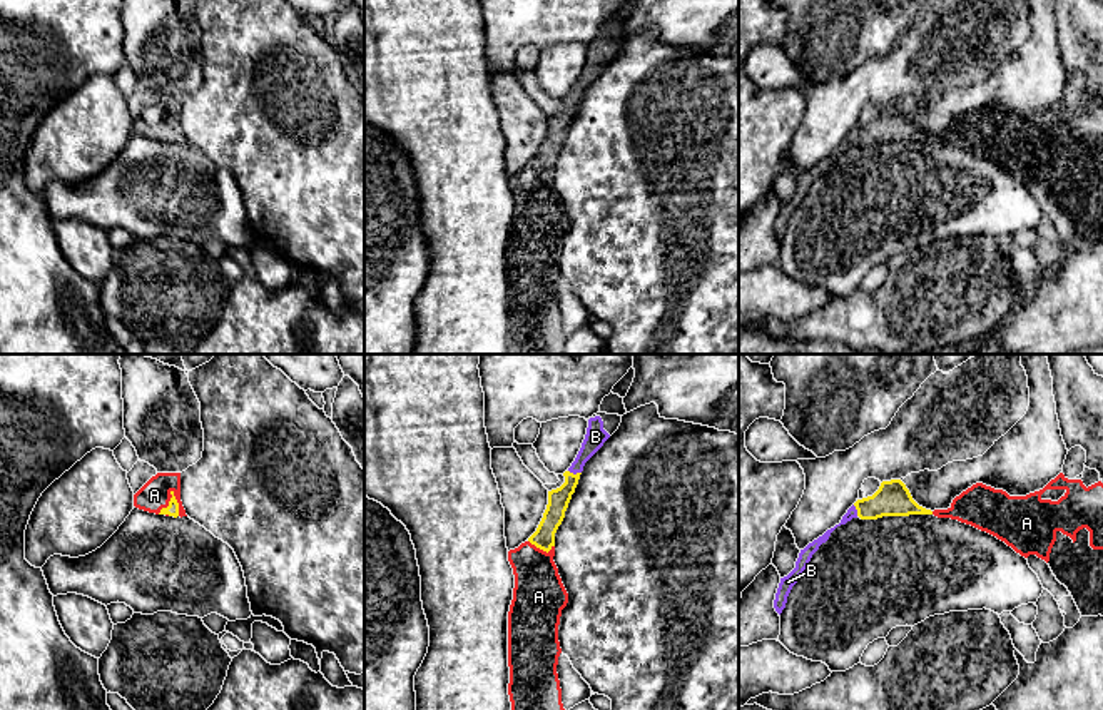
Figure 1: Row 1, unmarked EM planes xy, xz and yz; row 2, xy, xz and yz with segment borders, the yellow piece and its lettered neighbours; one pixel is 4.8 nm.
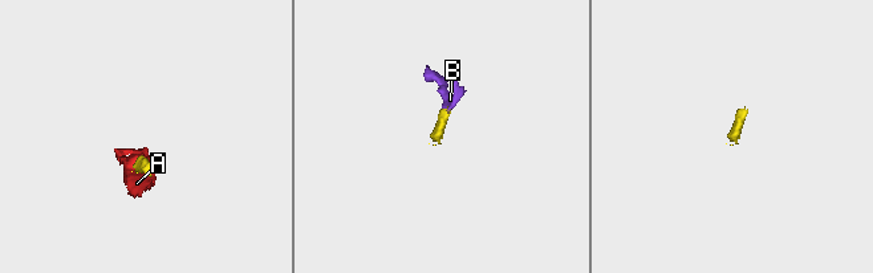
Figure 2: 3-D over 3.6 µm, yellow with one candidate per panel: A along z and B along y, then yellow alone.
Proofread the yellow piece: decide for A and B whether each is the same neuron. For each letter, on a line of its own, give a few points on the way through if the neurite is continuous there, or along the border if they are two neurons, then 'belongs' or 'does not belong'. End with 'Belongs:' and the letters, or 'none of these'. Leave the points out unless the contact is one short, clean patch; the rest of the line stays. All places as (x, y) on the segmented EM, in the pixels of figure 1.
A: way xy (172, 510), (169, 503), (161, 495), (154, 495); belongs
B: way xz (559, 498), (577, 473), (577, 465), (595, 436); belongs
Belongs: A, B

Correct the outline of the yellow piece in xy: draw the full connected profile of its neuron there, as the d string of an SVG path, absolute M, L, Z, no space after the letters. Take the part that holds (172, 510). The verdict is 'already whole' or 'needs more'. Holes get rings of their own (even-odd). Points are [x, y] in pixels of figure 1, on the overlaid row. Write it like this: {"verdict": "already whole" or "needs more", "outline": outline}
{"verdict": "needs more", "outline": "M157 473L135 494L134 506L165 516L187 516L180 501L180 473Z"}

